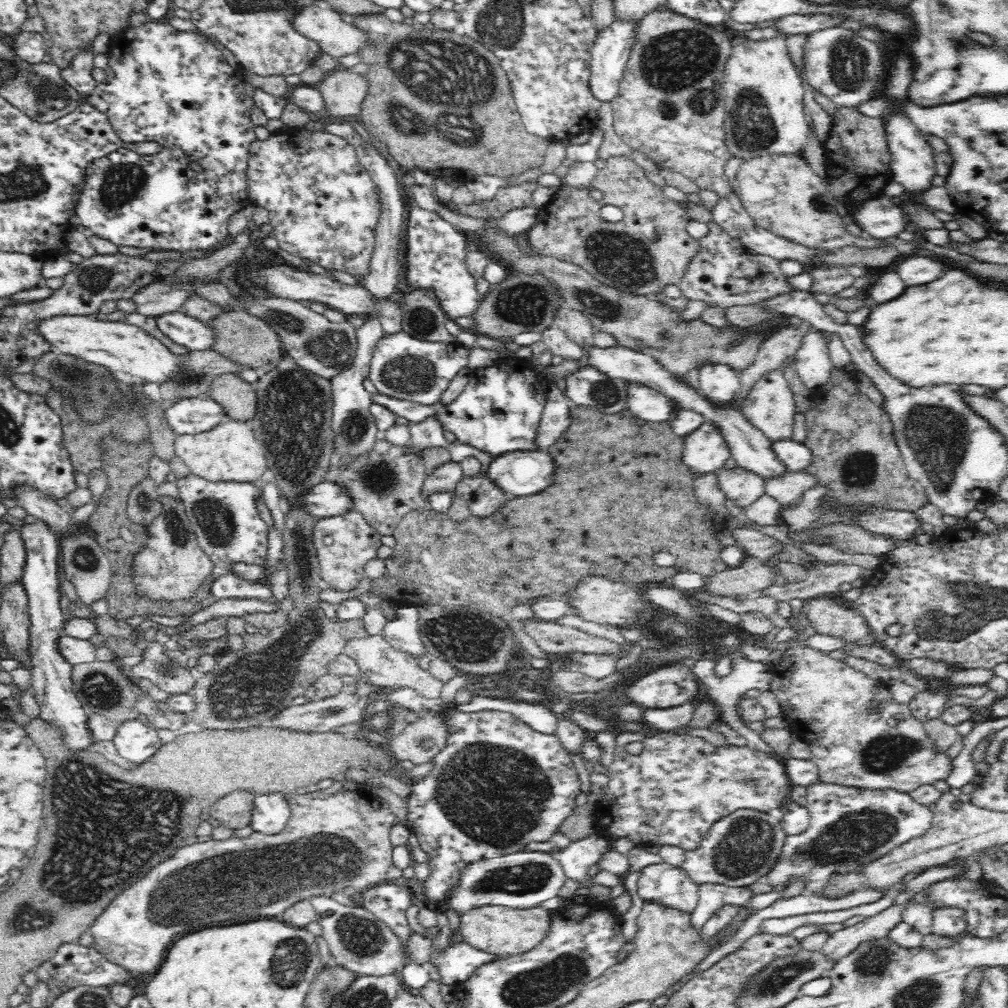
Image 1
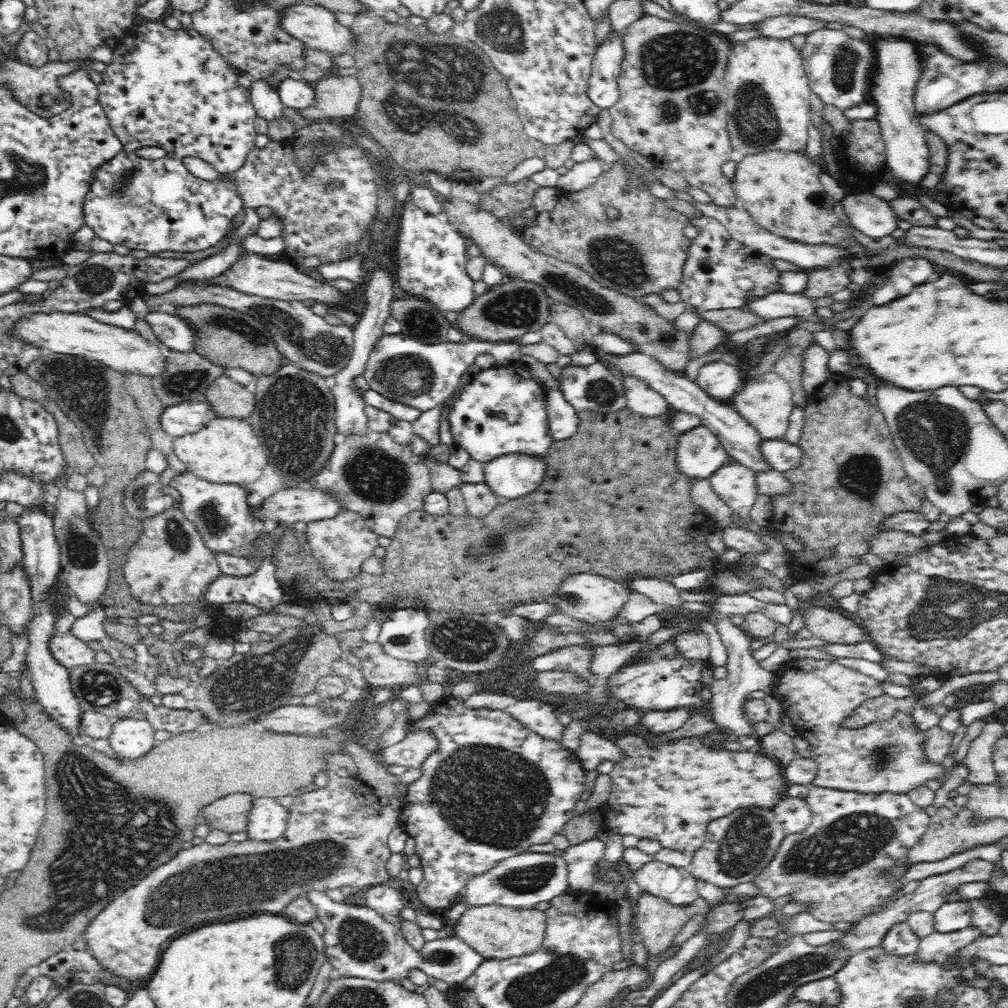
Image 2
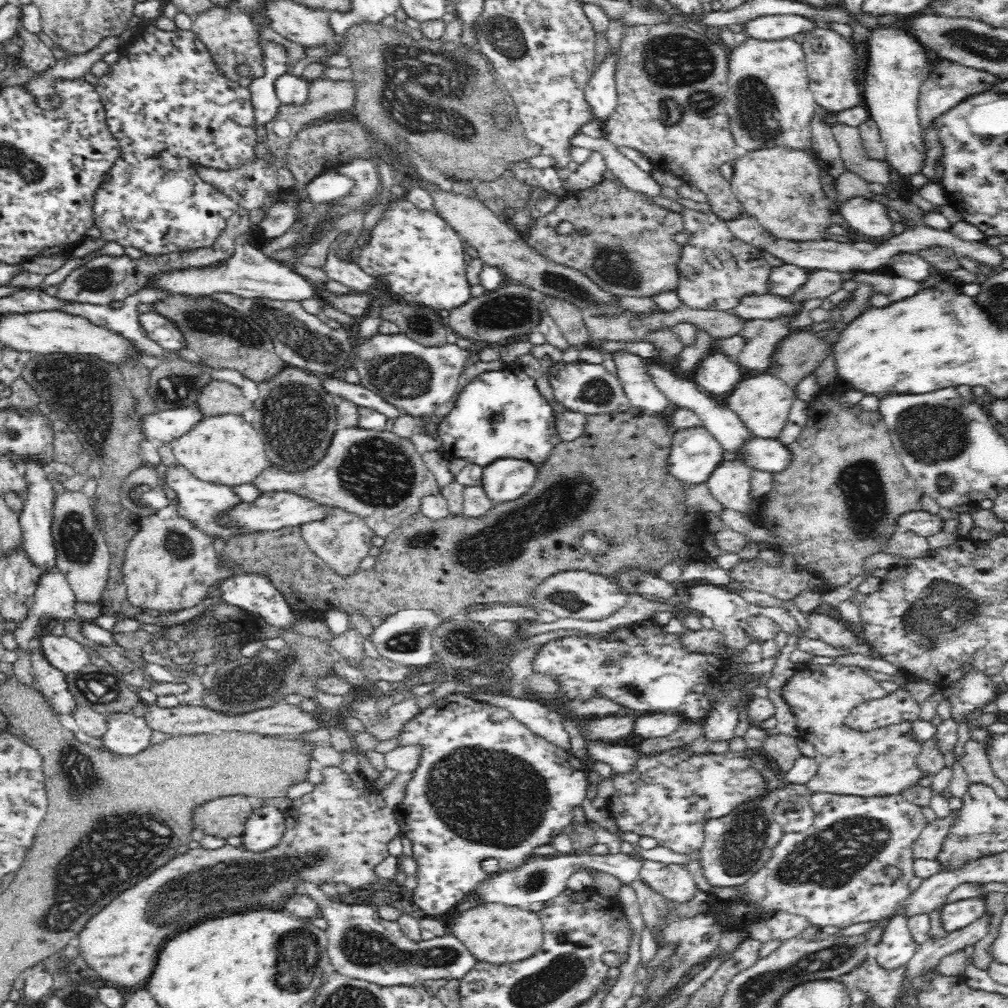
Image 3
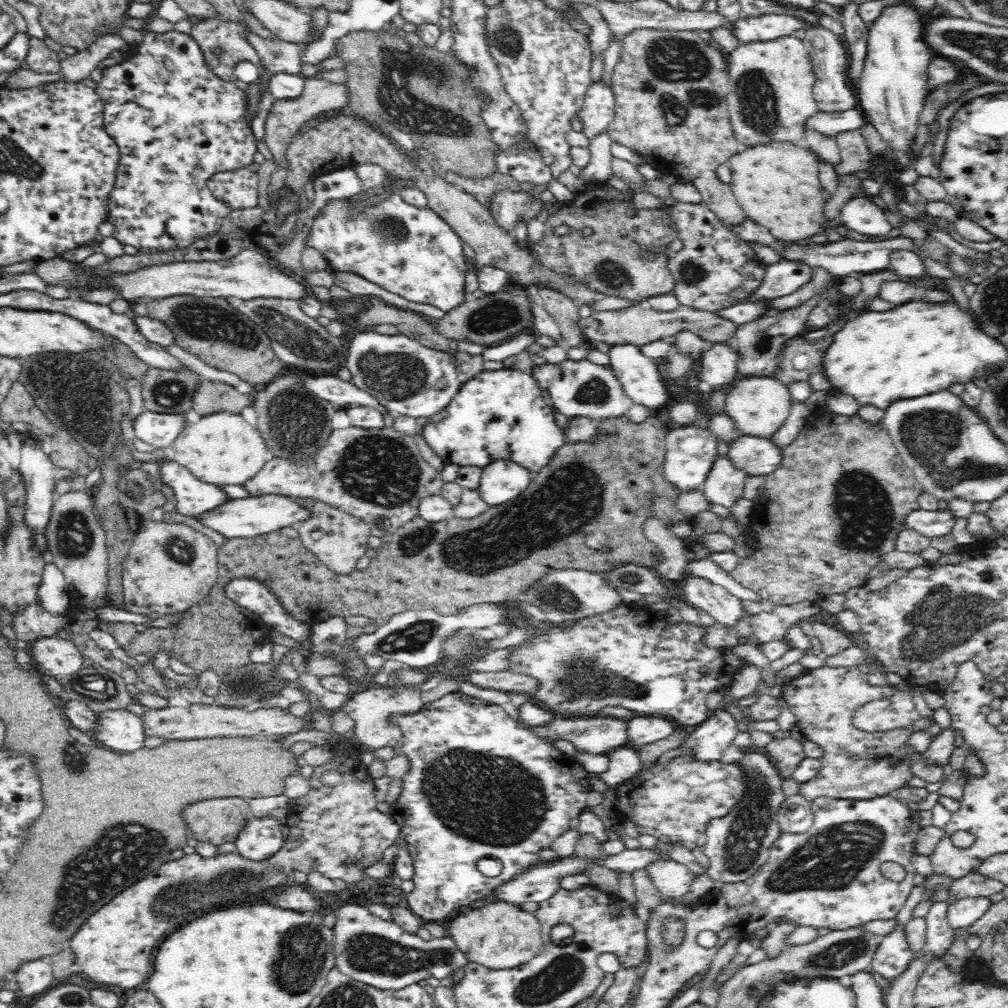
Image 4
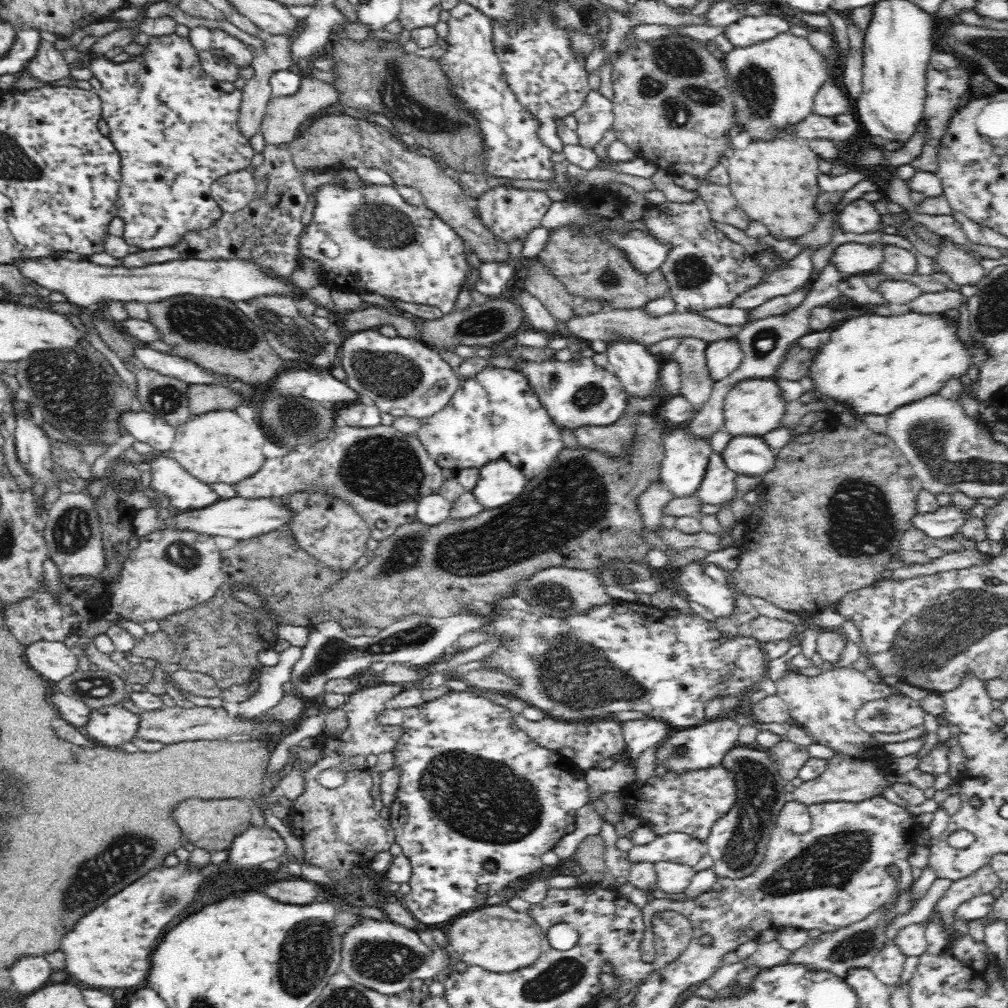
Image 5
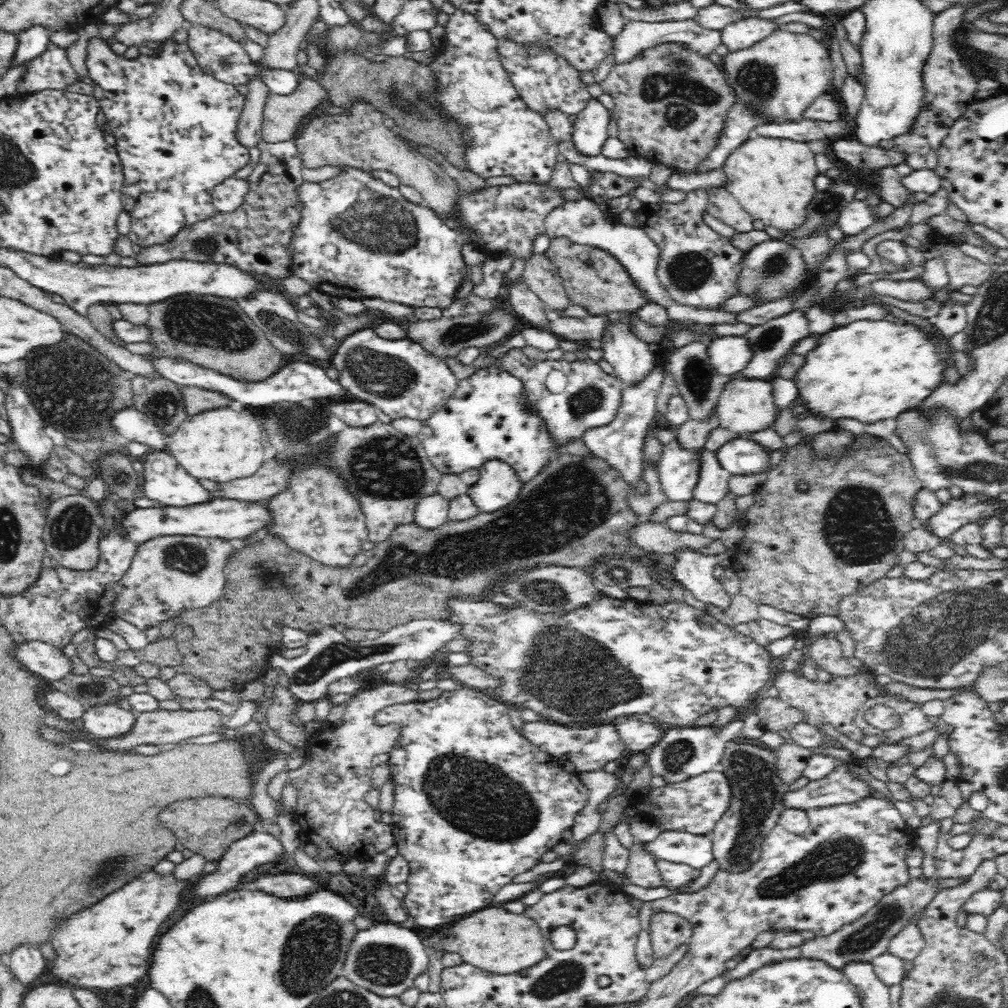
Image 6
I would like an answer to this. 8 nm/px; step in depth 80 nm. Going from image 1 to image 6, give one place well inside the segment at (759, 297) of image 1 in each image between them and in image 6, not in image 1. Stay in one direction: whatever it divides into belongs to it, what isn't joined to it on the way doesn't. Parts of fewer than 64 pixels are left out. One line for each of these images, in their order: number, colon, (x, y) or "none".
2: (720, 272)
3: (717, 270)
4: (714, 269)
5: (705, 269)
6: (699, 268)

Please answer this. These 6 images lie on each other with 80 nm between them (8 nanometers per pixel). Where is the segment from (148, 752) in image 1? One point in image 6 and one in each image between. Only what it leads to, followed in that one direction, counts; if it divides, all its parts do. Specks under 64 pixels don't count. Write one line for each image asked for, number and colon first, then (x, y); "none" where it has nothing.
2: (132, 739)
3: (128, 735)
4: (122, 731)
5: (115, 726)
6: (105, 722)

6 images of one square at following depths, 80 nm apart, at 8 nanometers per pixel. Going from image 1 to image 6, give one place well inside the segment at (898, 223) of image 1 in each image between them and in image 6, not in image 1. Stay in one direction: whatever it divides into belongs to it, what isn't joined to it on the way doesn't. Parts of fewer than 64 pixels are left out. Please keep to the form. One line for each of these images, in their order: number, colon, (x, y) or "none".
2: (873, 216)
3: (866, 216)
4: (861, 215)
5: (861, 217)
6: (853, 219)

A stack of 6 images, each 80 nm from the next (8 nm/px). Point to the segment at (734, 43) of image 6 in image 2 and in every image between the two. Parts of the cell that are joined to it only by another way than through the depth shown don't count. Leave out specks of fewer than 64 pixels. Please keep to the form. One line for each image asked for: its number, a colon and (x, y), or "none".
2: (783, 27)
3: (777, 27)
4: (766, 27)
5: (748, 30)

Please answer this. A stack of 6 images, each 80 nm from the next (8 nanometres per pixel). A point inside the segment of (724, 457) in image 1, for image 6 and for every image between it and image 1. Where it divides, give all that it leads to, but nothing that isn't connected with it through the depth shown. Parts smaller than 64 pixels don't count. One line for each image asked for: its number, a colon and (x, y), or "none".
2: (700, 453)
3: (696, 454)
4: (692, 451)
5: (687, 456)
6: (679, 468)

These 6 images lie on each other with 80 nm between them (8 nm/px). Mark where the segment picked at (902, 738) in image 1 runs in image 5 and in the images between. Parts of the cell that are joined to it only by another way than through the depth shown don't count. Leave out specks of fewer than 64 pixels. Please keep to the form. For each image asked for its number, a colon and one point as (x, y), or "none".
2: (817, 696)
3: (883, 761)
4: (859, 765)
5: (824, 703)

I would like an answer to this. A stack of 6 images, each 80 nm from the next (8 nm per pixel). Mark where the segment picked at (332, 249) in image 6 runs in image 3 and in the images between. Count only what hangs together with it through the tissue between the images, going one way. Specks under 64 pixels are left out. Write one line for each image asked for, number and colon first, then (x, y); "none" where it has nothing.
3: (417, 255)
4: (410, 251)
5: (368, 240)

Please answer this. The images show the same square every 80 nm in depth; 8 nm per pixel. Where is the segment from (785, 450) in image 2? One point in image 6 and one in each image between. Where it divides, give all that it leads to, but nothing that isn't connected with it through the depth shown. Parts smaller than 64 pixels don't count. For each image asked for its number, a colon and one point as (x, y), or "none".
3: (767, 454)
4: (756, 456)
5: (751, 456)
6: (742, 456)

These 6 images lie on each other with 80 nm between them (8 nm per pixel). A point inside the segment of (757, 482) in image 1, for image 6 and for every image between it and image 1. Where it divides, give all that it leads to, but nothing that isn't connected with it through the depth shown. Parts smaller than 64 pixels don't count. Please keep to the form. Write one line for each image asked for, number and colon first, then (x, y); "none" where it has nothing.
2: (736, 484)
3: (730, 483)
4: (725, 485)
5: (719, 486)
6: (713, 484)

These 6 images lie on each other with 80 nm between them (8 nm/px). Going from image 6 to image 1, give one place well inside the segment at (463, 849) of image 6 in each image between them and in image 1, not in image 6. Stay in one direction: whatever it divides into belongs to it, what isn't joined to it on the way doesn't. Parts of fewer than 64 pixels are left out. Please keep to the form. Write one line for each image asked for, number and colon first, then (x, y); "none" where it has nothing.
1: (499, 784)
2: (521, 788)
3: (455, 820)
4: (481, 784)
5: (475, 788)

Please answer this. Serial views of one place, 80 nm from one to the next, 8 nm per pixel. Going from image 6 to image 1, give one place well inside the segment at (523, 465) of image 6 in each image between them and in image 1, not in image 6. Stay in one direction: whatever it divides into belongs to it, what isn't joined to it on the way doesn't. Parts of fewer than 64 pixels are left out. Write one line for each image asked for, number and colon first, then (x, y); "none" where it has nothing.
1: (498, 412)
2: (501, 411)
3: (501, 414)
4: (498, 414)
5: (496, 415)

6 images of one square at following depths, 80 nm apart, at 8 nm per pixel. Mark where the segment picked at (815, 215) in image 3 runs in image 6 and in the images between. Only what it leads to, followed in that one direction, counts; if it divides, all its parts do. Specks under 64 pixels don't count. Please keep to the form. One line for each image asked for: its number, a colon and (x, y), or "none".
4: (777, 185)
5: (776, 183)
6: (772, 179)

